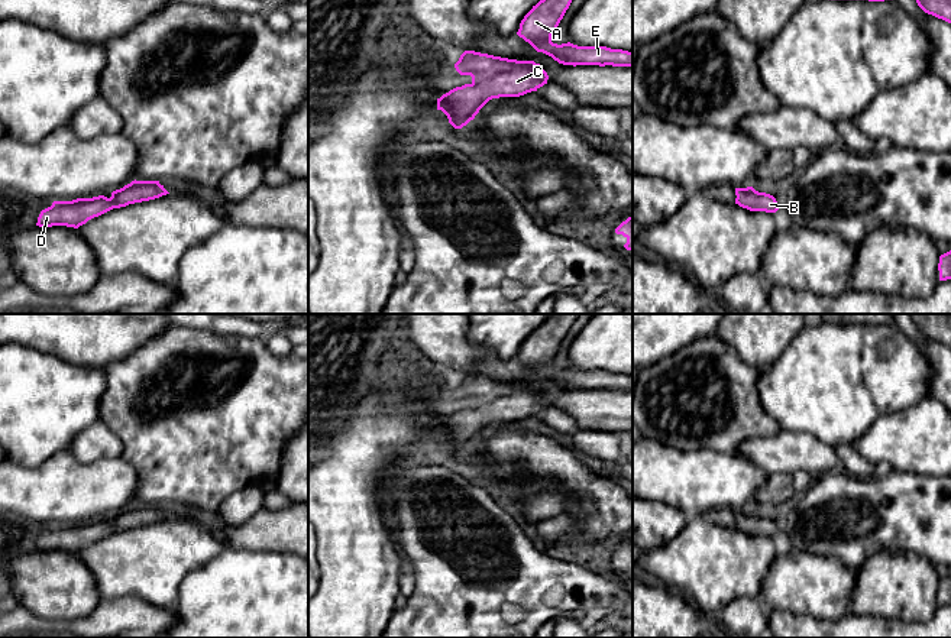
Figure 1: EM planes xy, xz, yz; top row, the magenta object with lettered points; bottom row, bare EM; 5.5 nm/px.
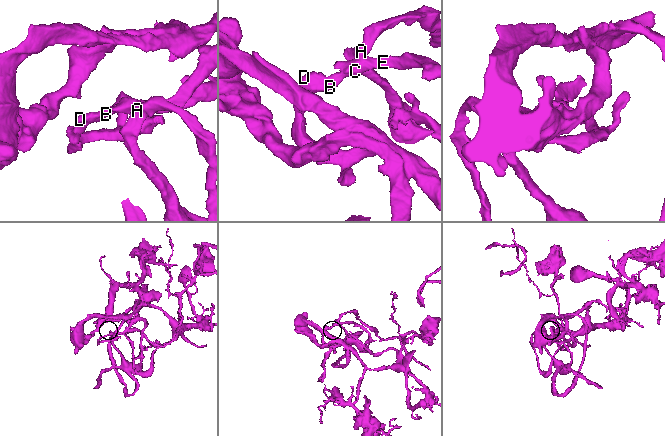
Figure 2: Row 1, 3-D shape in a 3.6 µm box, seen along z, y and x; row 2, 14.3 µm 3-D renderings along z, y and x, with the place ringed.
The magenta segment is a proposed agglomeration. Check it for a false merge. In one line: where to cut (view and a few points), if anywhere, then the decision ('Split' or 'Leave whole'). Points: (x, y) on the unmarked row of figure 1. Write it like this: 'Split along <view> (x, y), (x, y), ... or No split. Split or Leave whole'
No split. Leave whole

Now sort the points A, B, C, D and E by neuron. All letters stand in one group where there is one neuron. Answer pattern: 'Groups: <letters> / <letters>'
Groups: A B C D E

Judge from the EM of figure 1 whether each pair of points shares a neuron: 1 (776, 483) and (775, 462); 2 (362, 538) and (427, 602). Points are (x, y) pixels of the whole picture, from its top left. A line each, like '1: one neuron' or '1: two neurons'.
1: two neurons
2: two neurons

